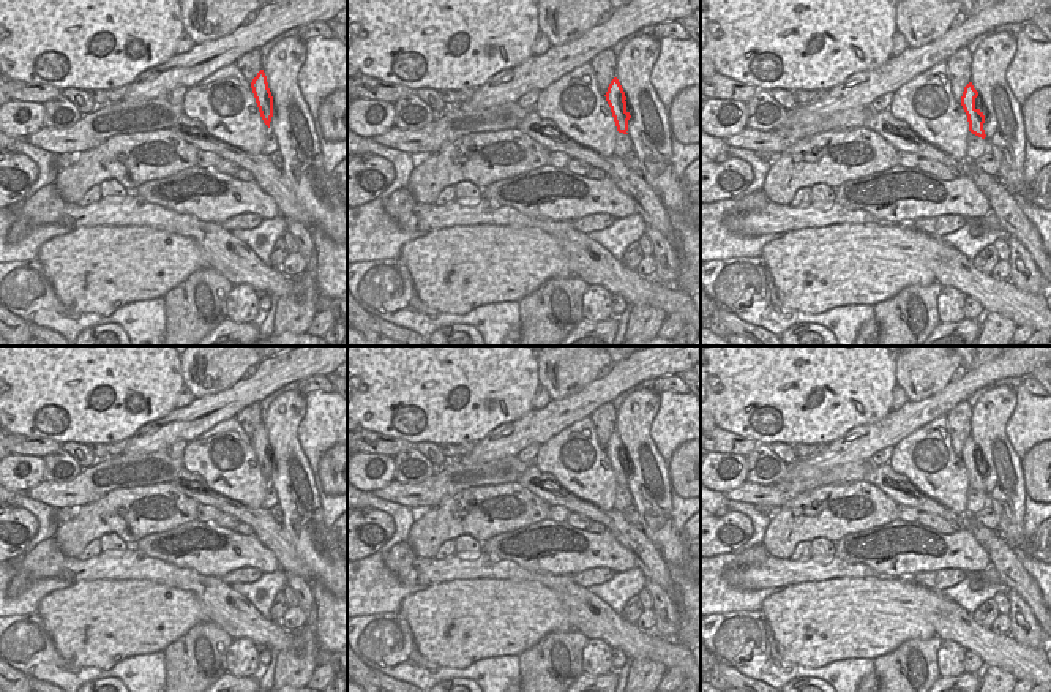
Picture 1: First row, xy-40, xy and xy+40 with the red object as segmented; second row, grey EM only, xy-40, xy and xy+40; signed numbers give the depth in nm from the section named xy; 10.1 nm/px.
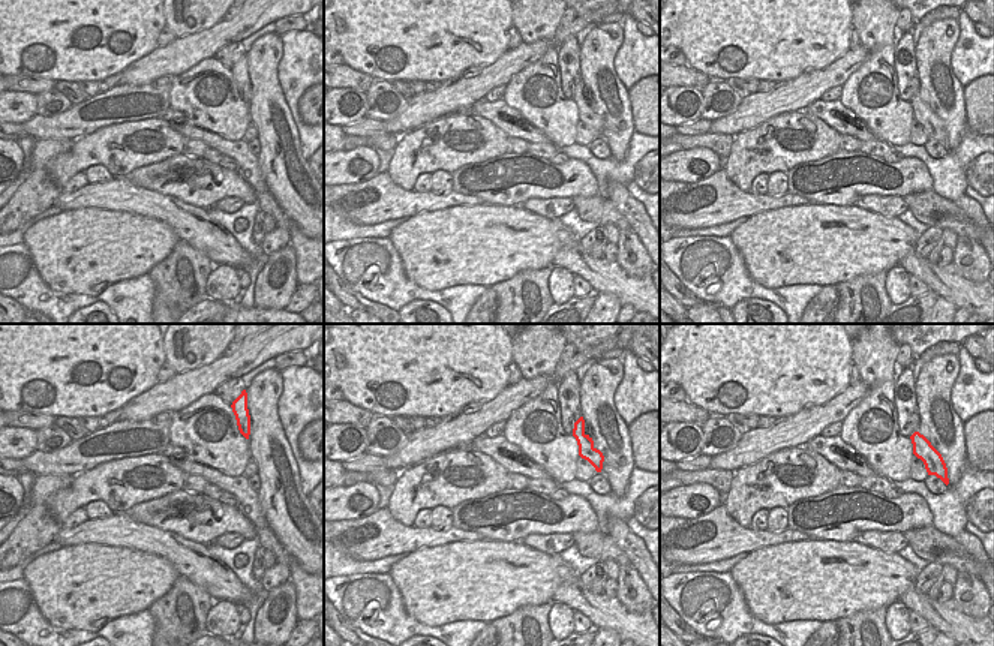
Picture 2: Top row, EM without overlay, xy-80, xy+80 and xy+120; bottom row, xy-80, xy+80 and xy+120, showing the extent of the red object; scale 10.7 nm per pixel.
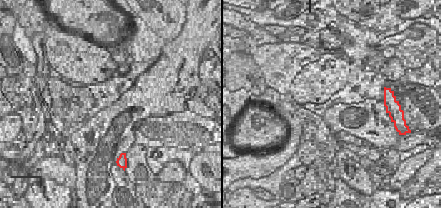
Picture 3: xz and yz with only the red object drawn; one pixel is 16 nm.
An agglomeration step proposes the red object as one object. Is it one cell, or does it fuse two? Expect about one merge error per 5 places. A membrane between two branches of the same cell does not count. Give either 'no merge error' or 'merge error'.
no merge error

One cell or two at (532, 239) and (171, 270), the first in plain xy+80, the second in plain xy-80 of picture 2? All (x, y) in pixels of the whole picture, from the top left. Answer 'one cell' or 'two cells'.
two cells

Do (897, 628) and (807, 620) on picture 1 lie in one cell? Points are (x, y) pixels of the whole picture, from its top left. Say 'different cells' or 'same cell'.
same cell

